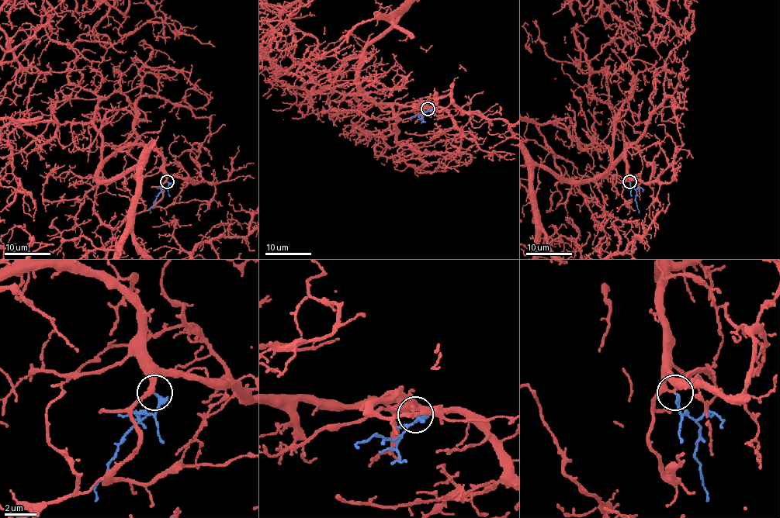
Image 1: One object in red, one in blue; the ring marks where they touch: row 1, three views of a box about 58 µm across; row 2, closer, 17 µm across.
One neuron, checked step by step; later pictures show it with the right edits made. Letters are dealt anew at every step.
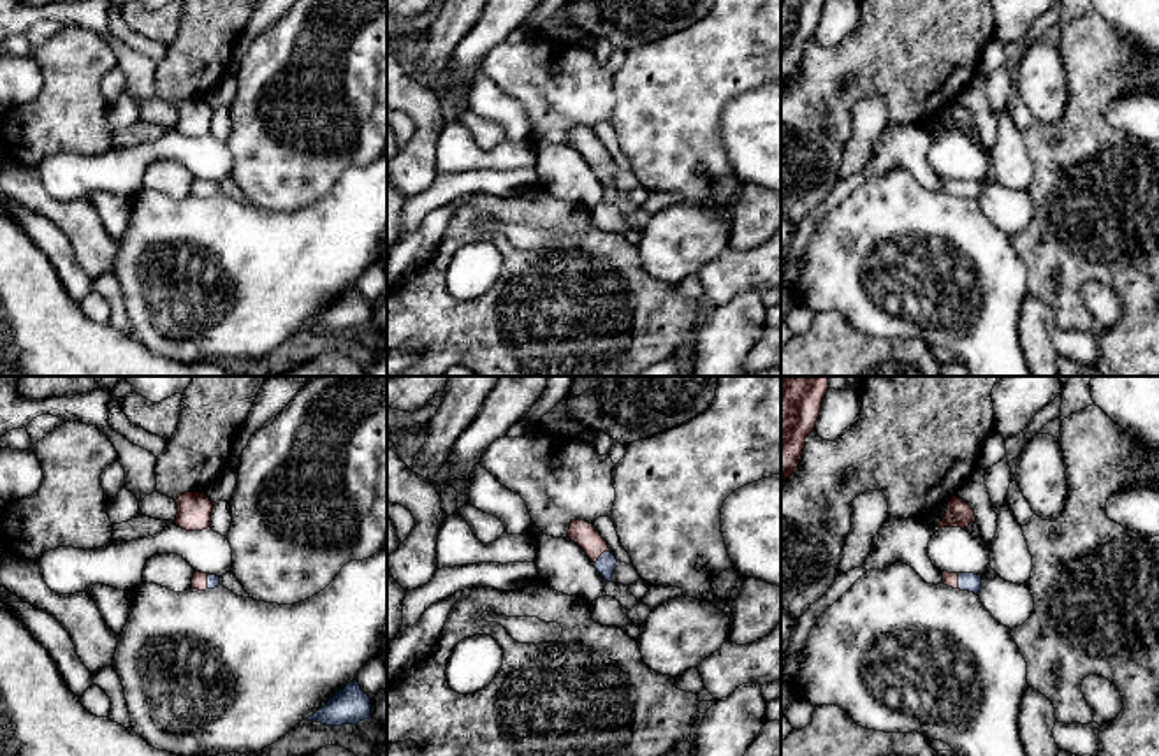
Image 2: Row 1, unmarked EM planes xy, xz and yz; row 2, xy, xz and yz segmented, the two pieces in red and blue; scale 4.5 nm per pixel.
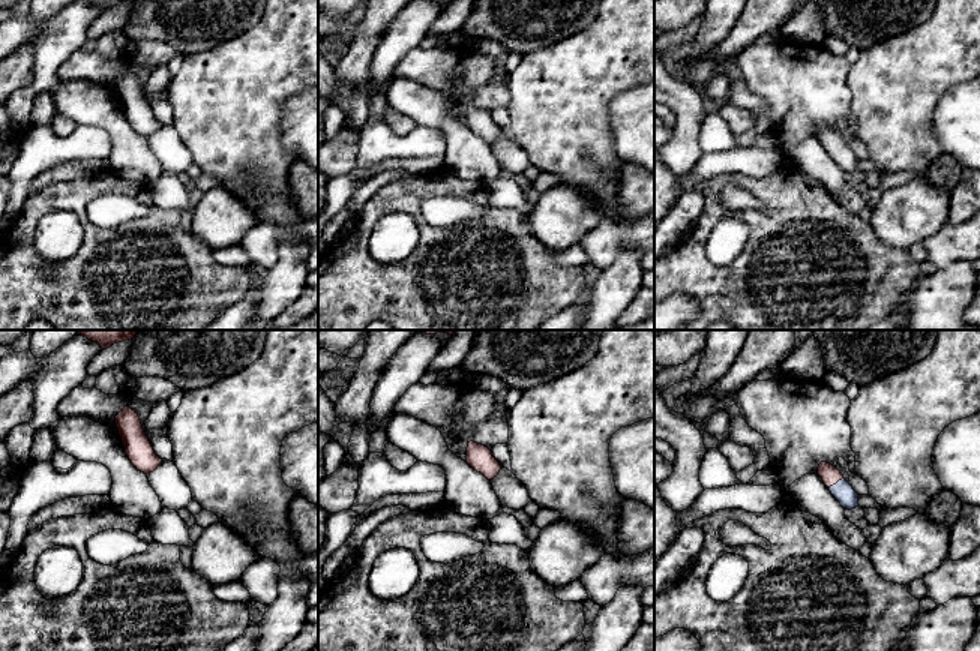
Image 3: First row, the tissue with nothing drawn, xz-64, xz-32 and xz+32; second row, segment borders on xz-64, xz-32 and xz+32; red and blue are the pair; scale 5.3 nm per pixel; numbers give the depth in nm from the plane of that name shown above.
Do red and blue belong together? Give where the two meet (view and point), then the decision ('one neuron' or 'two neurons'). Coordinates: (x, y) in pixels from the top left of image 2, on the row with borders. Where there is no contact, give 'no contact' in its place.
meets red in xz at (600, 554); one neuron

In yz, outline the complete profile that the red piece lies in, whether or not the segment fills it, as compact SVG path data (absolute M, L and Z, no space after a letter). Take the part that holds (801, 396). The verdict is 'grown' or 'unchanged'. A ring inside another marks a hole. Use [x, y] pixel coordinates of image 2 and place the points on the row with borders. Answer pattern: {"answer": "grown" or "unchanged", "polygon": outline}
{"answer": "unchanged", "polygon": "M781 376L781 480L790 478L804 454L805 438L816 429L830 376Z"}

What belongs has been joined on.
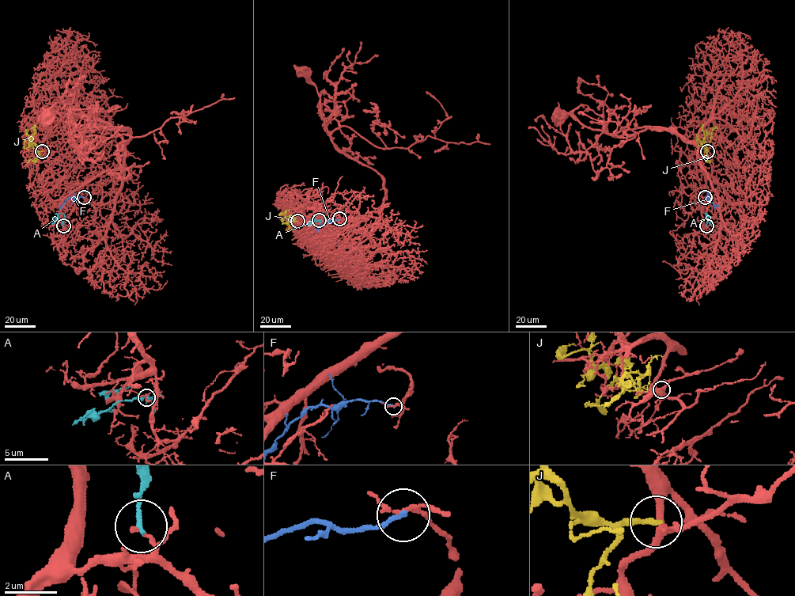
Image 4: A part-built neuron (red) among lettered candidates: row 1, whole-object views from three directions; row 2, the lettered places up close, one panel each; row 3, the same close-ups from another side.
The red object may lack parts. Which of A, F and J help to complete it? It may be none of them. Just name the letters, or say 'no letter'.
no letter

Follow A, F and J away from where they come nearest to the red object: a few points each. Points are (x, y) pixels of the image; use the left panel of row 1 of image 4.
A: (63, 225), (58, 219), (50, 222)
F: (84, 197), (70, 197), (60, 208)
J: (42, 151), (32, 147), (31, 138), (35, 130), (30, 128)

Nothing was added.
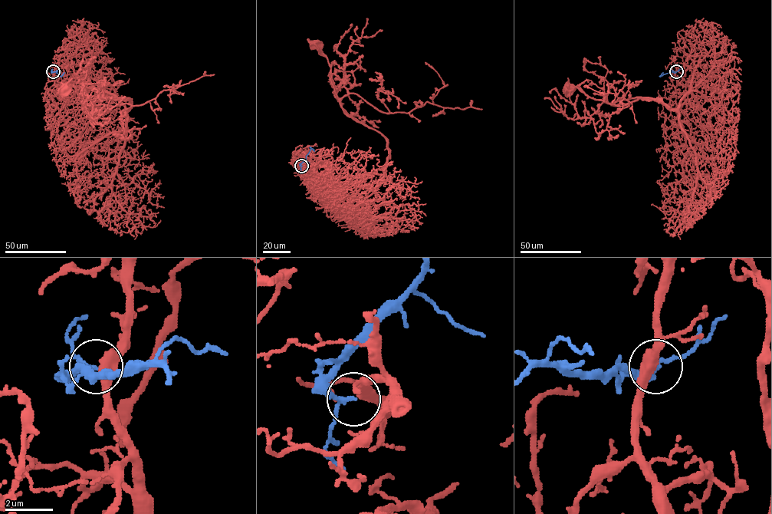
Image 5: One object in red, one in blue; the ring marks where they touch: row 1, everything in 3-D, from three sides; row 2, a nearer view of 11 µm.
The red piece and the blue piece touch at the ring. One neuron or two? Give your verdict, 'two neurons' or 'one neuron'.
one neuron

